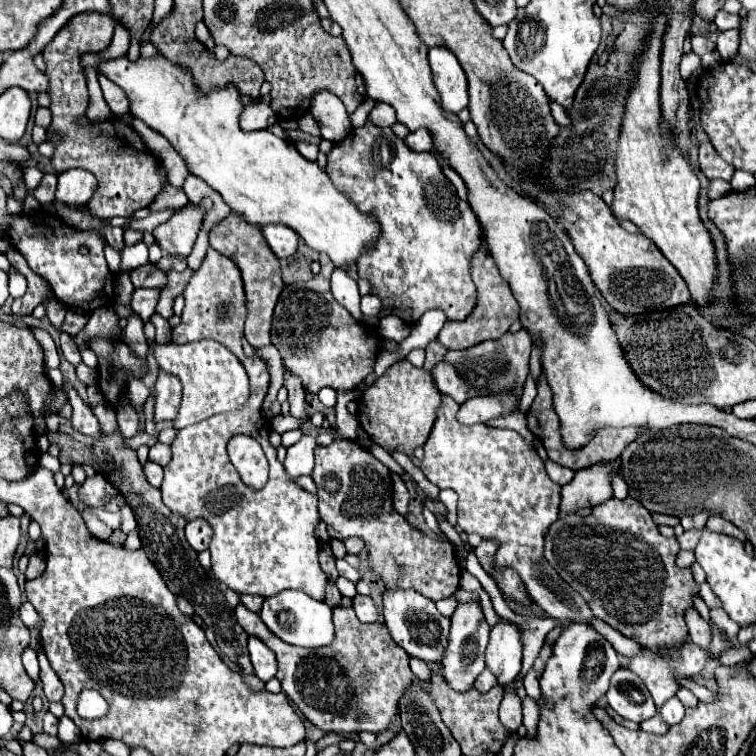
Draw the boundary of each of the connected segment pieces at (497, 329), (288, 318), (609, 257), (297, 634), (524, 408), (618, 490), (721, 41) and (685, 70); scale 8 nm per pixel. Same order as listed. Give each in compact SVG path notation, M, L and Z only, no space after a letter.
M485 239L481 241L479 249L471 257L471 279L477 287L475 309L465 321L445 321L441 333L437 335L437 341L445 345L447 349L469 349L485 339L499 339L499 335L505 335L510 326L519 318L519 303L515 301L509 283L501 277Z
M323 255L319 263L321 273L311 281L295 283L283 289L273 315L271 343L279 349L283 365L301 377L305 391L319 393L323 387L353 391L367 379L367 375L373 373L383 337L377 327L359 323L333 299L329 279L335 267Z
M543 189L543 193L539 193L539 199L545 201L547 205L557 205L559 201L565 205L565 211L561 211L561 223L571 235L571 241L577 253L583 257L583 261L589 267L593 283L597 285L597 289L601 291L601 295L605 297L611 309L619 313L645 313L645 311L655 311L655 309L677 307L677 305L691 301L691 293L687 285L683 283L679 273L675 273L675 267L663 257L657 245L653 245L653 241L641 233L627 233L625 229L621 229L617 217L613 215L613 211L605 205L601 197L595 197L593 193L577 193L577 195L563 193L563 197L557 197L557 193L547 193L547 189Z
M283 591L263 601L259 611L263 623L285 643L299 647L323 647L333 641L333 621L331 607L325 601L315 601L303 591Z
M531 374L528 375L521 395L519 410L526 413L537 395L537 387Z
M619 474L612 476L611 484L615 498L624 499L628 496L628 486Z
M731 29L731 31L721 31L717 35L717 51L721 53L721 57L725 61L731 61L737 53L737 47L739 47L739 31L737 29Z
M687 53L687 55L681 59L681 77L683 77L683 81L687 81L687 79L691 77L693 69L695 69L699 63L701 63L701 61L699 61L699 57L695 57L695 53Z

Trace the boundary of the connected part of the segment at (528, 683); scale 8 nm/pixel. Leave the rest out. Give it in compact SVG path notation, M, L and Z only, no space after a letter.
M533 669L525 675L525 679L523 679L523 687L525 687L527 695L529 695L537 705L539 705L539 703L541 703L541 689L539 689L539 681L537 681Z

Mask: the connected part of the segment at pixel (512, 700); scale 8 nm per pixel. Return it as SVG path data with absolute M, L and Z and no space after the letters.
M505 693L499 709L501 723L511 732L516 732L522 724L522 701L515 693Z

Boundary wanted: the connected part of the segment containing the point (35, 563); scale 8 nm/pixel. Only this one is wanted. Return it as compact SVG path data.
M39 553L31 555L31 557L29 557L29 567L27 567L27 571L25 571L25 577L27 577L27 579L35 579L35 577L39 577L43 571L45 571L45 559L43 559L43 555L39 555Z

